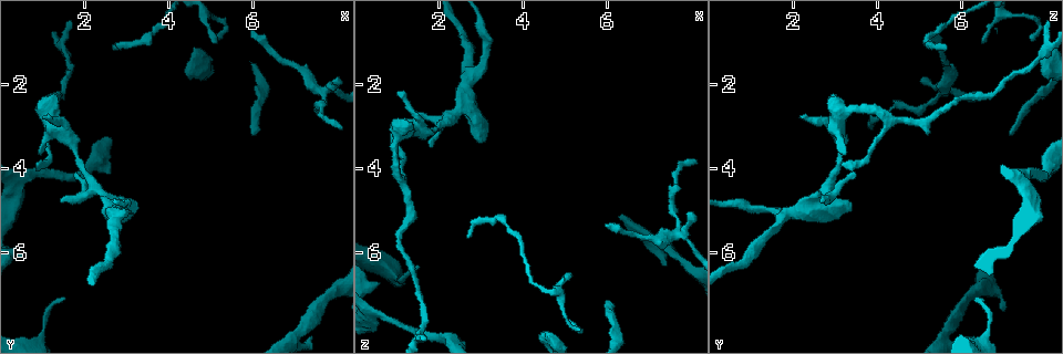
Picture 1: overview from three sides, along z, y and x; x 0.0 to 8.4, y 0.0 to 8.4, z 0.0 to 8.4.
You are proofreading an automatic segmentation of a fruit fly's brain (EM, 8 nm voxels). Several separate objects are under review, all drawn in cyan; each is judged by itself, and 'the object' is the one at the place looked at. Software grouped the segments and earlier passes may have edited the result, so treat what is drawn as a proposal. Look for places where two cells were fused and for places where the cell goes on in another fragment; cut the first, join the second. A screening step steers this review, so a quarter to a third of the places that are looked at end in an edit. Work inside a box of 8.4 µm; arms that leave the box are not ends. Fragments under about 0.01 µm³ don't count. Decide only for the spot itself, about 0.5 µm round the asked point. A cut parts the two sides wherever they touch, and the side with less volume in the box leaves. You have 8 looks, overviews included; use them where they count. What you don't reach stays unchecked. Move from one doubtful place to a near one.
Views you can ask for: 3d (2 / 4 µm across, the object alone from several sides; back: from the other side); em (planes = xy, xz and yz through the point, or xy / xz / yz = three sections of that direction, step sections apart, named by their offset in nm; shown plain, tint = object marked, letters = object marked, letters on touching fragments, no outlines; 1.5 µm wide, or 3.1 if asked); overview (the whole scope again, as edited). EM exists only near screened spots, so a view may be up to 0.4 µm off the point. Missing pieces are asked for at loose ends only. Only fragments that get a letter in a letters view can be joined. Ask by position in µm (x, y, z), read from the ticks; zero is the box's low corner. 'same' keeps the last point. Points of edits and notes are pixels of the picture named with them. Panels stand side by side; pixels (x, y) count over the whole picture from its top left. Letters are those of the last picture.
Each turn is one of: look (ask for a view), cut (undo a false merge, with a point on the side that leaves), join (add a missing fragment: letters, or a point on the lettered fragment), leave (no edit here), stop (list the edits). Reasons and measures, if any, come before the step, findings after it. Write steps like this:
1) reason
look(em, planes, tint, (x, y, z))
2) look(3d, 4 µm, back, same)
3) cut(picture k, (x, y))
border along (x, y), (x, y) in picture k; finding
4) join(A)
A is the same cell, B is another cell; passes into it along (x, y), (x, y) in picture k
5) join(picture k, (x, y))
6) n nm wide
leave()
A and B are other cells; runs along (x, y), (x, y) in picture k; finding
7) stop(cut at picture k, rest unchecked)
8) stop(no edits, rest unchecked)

thin end
look(em, planes, tint, (6.00, 0.75, 5.30))

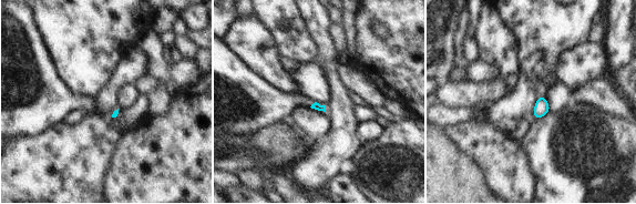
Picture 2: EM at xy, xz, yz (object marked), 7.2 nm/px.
look(em, planes, letters, same)

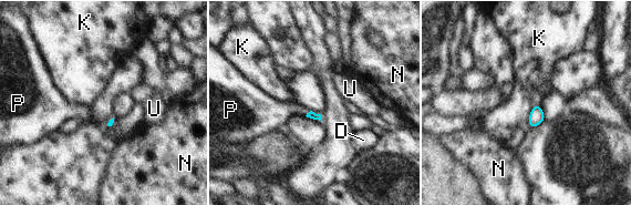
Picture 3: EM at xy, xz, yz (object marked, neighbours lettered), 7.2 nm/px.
join(P)
P is the same cell, D, K, N and U are other cells; passes into it along (311, 114), (307, 113), (272, 114) in picture 3; it goes on there

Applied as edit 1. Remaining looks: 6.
thin neck
look(3d, 2 µm, (1.85, 3.75, 3.05))

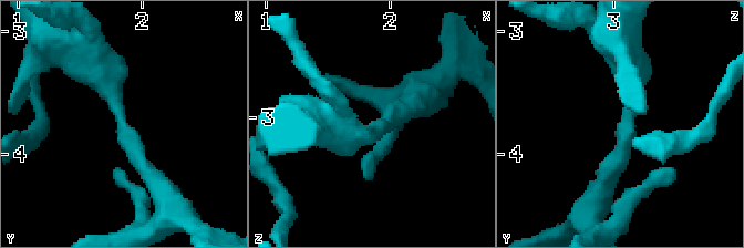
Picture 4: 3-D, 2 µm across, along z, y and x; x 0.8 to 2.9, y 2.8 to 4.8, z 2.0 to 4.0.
arms of 240, 340 nm
look(em, 3.1 µm, planes, letters, (1.86, 3.70, 3.12))

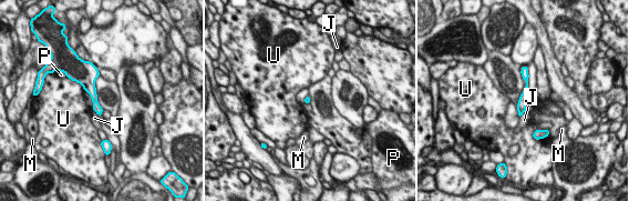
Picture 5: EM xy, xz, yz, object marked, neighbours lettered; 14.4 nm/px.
leave()
J, M, P and U are other cells; runs along (525, 69), (526, 90), (521, 111) in picture 5; continuous, no second cell

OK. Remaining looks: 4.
stop(join at picture 3, rest unchecked)

